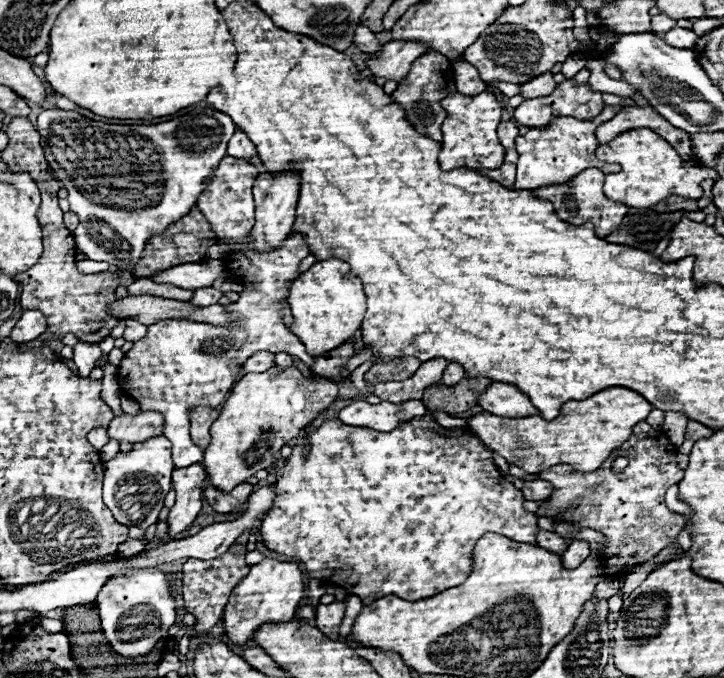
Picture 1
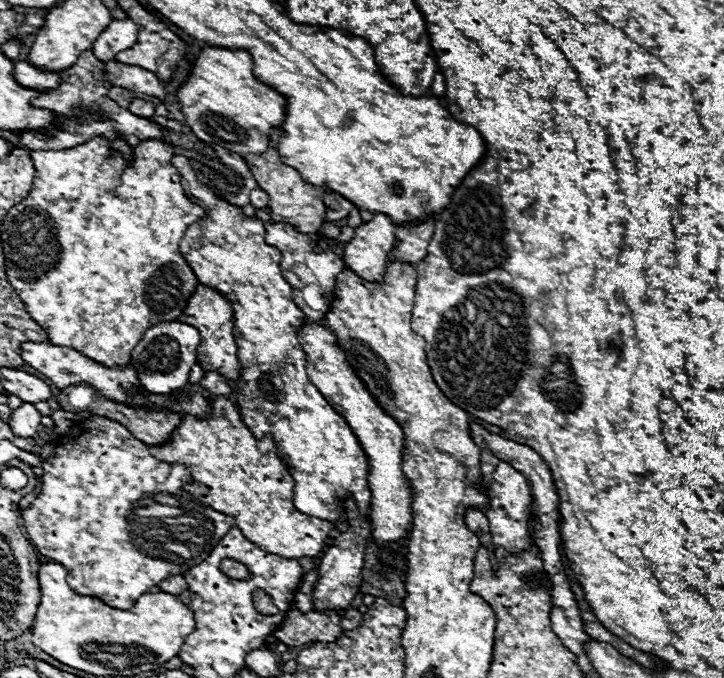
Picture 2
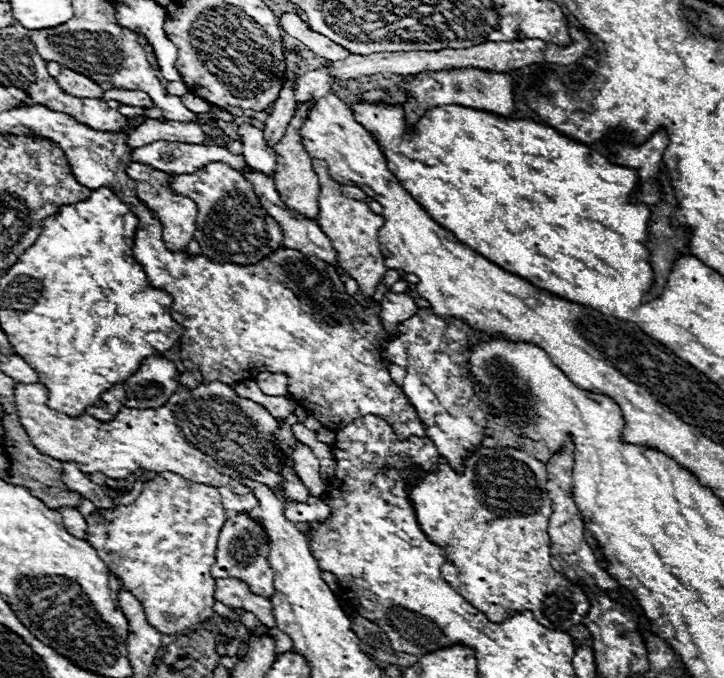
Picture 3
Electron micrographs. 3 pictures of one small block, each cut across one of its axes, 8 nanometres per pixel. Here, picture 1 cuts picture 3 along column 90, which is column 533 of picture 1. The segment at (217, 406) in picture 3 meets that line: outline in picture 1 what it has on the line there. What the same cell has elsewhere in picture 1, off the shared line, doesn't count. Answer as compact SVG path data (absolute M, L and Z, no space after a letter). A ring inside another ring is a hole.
M612 386L586 400L566 402L558 418L550 422L540 416L506 420L482 412L472 416L468 426L490 450L498 452L508 464L522 468L526 474L538 474L556 464L570 464L578 472L594 472L604 464L612 450L628 440L632 428L648 418L650 410L652 404L638 392Z

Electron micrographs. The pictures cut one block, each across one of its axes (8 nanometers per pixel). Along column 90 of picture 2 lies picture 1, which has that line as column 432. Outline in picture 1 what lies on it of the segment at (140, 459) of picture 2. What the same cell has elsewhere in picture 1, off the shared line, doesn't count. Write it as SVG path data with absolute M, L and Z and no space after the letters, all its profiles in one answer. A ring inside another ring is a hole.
M426 414L418 420L410 420L408 424L400 424L400 428L394 428L392 432L372 432L368 428L348 428L346 424L340 424L340 420L324 422L318 430L314 430L308 436L308 452L302 454L302 446L292 448L292 456L286 460L284 468L278 472L276 482L272 488L276 488L276 504L272 504L272 512L262 520L260 534L262 544L278 554L290 556L296 562L302 562L306 566L306 574L310 578L320 578L328 584L342 586L348 590L348 594L366 598L382 598L396 594L404 600L422 600L436 596L436 592L444 592L448 588L454 588L456 584L462 584L468 578L468 572L472 572L472 552L476 546L476 540L488 532L496 532L500 536L508 536L510 540L524 542L524 544L536 544L536 516L524 508L522 490L514 488L500 470L496 468L492 460L492 452L470 432L470 428L442 428L432 414Z

